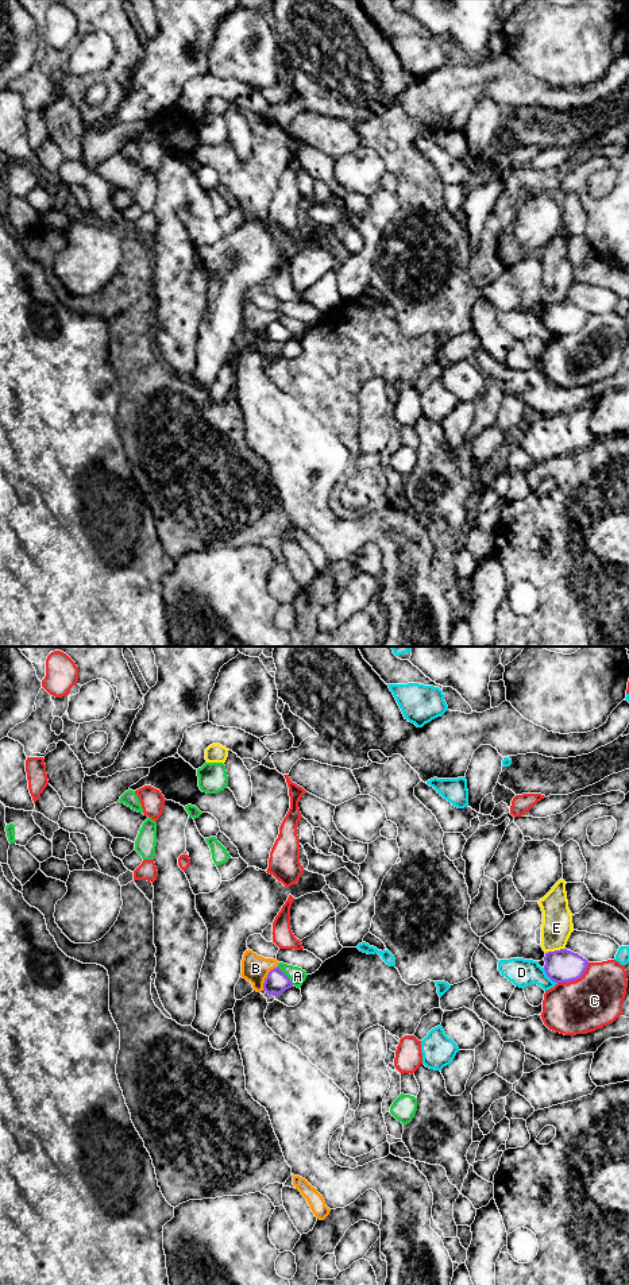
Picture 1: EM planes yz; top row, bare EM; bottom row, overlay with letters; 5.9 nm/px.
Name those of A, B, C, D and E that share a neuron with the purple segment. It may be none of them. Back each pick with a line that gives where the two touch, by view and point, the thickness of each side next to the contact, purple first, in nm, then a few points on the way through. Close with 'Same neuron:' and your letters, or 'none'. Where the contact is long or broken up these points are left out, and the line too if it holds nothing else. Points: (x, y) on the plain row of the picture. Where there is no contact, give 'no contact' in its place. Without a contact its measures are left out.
Same neuron: none

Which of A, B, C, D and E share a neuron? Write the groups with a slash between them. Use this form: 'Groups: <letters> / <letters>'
Groups: A / B / C / D / E

